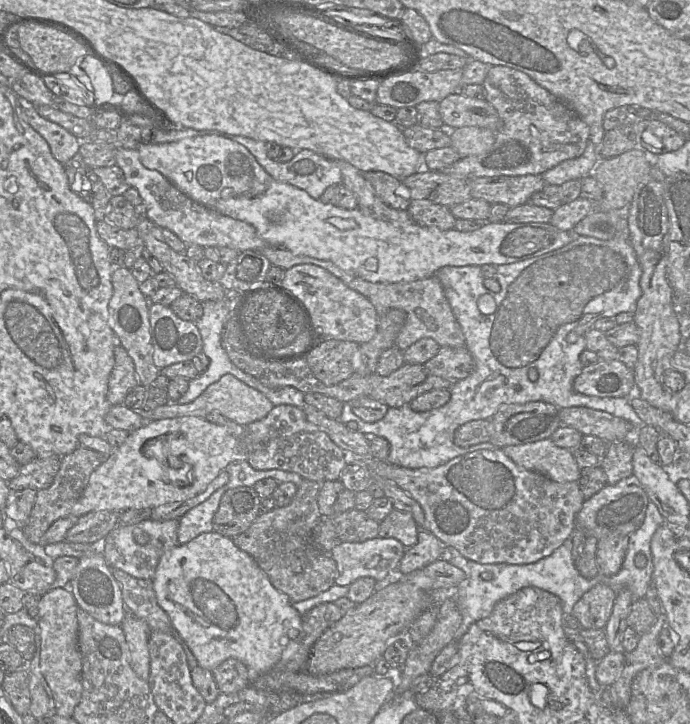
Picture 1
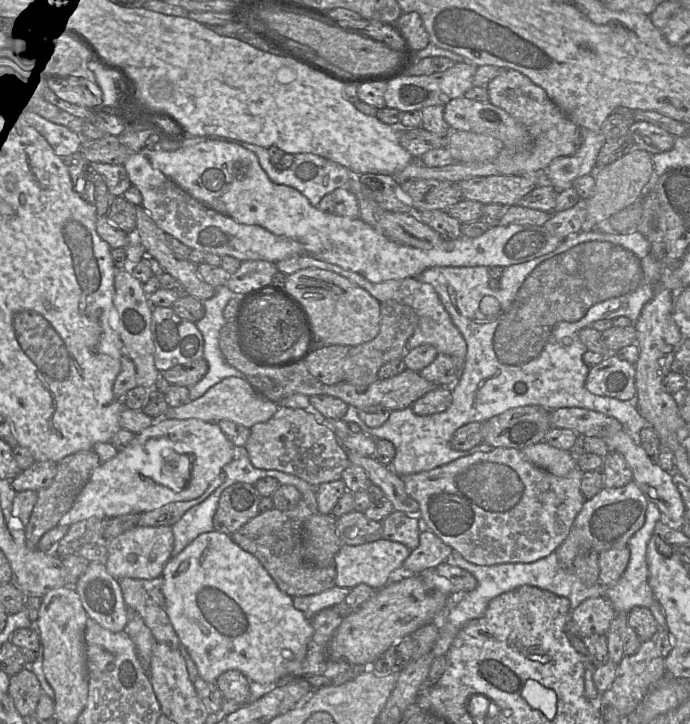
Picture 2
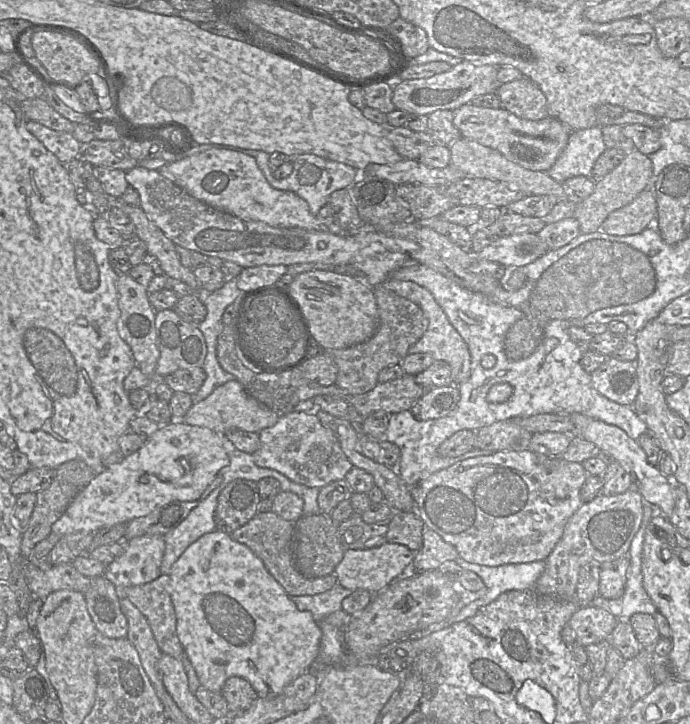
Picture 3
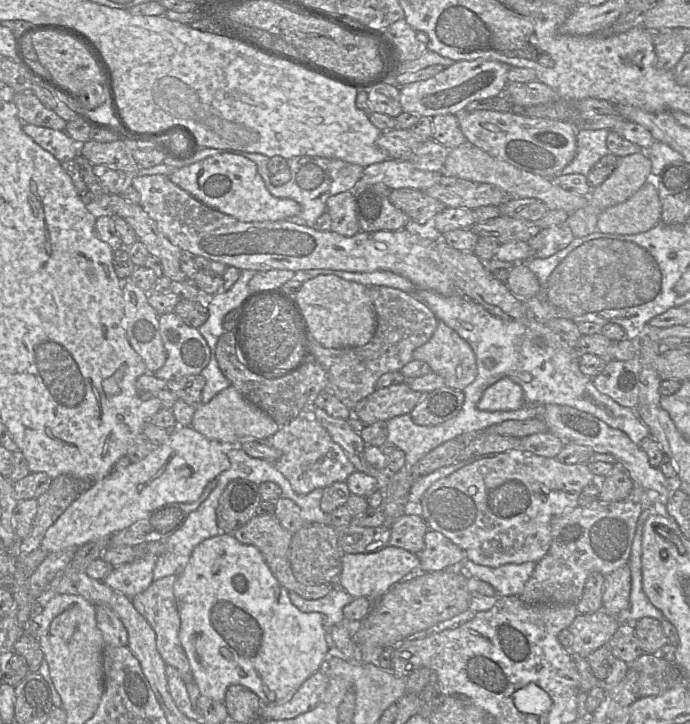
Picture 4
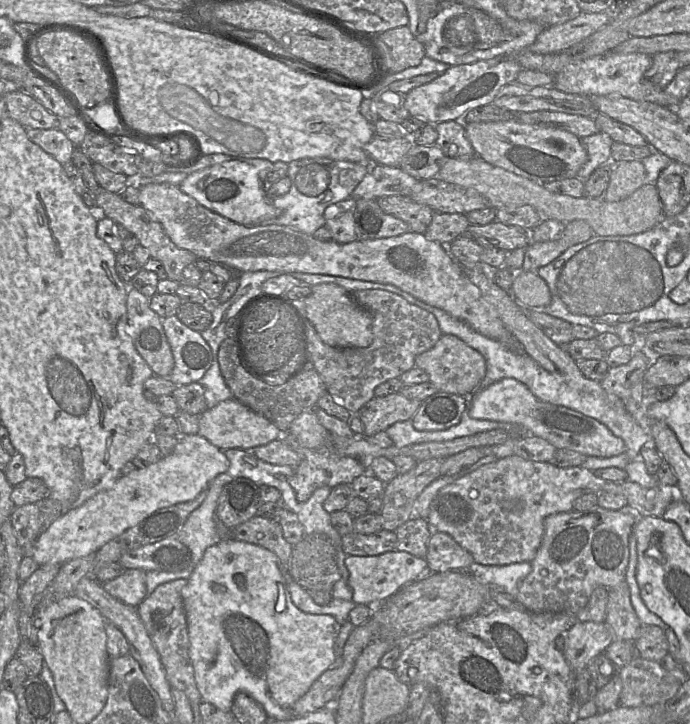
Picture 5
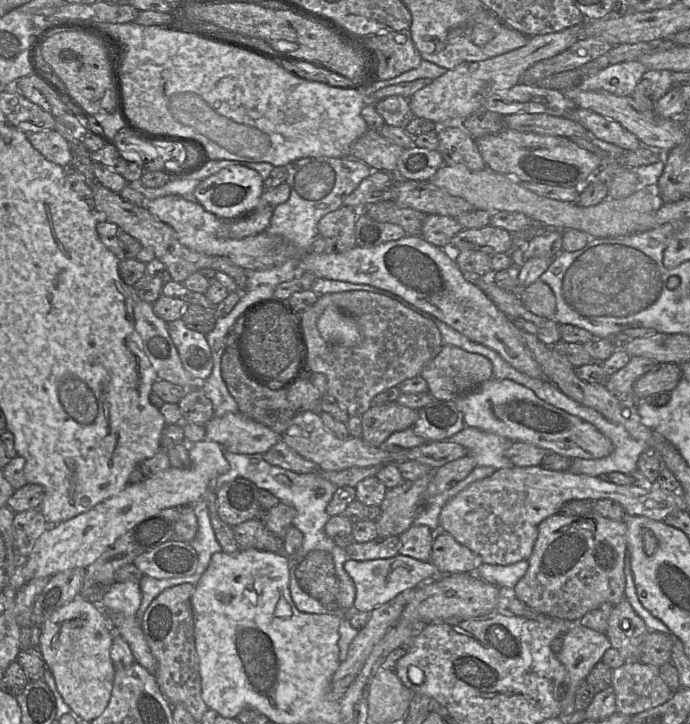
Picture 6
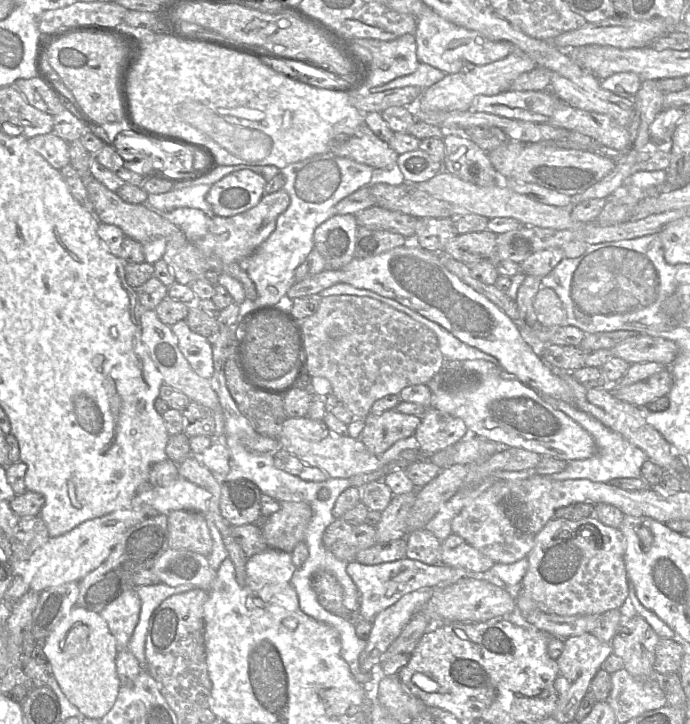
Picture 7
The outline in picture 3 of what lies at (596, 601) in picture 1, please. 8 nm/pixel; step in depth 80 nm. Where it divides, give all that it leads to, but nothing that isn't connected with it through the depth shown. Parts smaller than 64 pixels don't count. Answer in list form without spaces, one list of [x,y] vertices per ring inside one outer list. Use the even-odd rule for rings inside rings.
[[[591,604],[580,606],[569,620],[576,642],[583,647],[609,640],[619,619],[608,610]]]

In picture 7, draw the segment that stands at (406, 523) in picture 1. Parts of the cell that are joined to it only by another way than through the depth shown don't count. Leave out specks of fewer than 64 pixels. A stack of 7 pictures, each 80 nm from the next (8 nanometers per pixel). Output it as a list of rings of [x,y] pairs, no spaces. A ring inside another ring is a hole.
[[[426,528],[410,532],[405,537],[406,557],[428,565],[440,563],[441,541]]]

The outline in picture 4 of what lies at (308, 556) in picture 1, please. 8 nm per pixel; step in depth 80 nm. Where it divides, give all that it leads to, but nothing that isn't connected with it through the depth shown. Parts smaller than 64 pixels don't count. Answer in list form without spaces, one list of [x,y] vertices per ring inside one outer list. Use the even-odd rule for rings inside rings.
[[[256,515],[232,535],[239,542],[258,548],[274,576],[288,591],[293,591],[304,599],[316,600],[326,596],[333,589],[331,583],[310,586],[300,583],[295,578],[289,561],[289,547],[293,534],[282,527],[275,515]]]

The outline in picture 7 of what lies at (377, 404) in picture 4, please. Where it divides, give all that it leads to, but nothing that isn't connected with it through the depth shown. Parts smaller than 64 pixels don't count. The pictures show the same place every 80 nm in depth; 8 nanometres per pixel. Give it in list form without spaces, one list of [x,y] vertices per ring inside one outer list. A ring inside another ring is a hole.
[[[396,409],[365,417],[360,440],[372,454],[381,456],[396,441],[415,434],[421,418]]]

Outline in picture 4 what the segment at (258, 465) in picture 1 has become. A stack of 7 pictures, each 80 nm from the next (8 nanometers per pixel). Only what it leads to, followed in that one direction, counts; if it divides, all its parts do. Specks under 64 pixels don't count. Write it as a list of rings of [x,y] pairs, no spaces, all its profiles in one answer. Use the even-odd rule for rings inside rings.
[[[298,416],[287,425],[280,427],[268,440],[282,454],[279,460],[269,463],[283,474],[295,493],[299,495],[308,494],[318,488],[324,489],[334,482],[346,482],[349,475],[356,471],[343,449],[332,440],[329,433],[313,417]]]

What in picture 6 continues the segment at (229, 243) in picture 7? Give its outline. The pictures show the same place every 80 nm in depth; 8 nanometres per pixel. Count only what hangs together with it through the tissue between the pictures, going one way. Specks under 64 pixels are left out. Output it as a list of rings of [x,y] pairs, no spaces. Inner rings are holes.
[[[287,182],[265,190],[257,206],[249,213],[235,218],[221,219],[221,236],[241,239],[266,231],[271,223],[274,209],[290,197]]]

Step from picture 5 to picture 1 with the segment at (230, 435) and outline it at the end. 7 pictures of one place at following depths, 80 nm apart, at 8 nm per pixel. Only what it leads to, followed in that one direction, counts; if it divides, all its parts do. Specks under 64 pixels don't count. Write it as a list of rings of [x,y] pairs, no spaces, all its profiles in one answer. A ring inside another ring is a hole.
[[[231,374],[223,375],[217,382],[209,385],[194,401],[186,404],[168,403],[152,411],[139,411],[146,421],[169,419],[183,416],[205,418],[212,412],[219,413],[241,426],[246,426],[265,418],[274,405],[259,391],[243,383]]]

